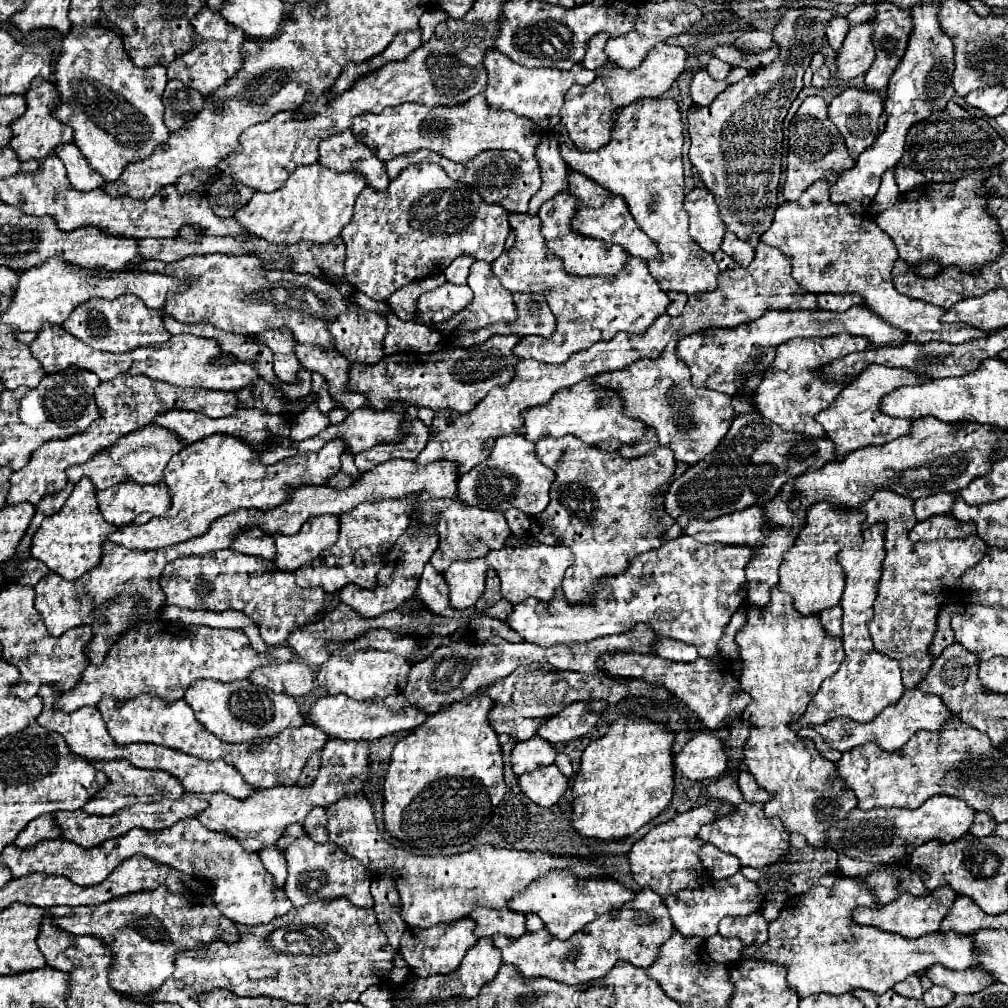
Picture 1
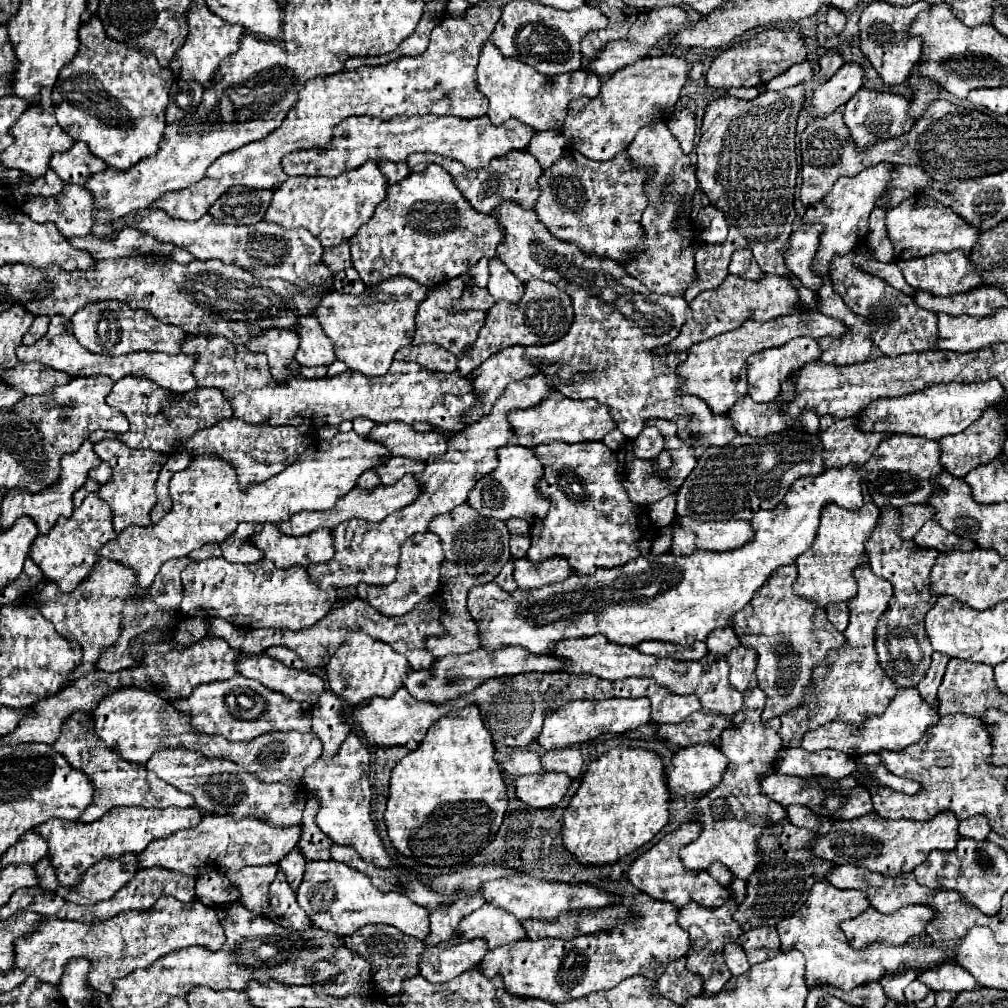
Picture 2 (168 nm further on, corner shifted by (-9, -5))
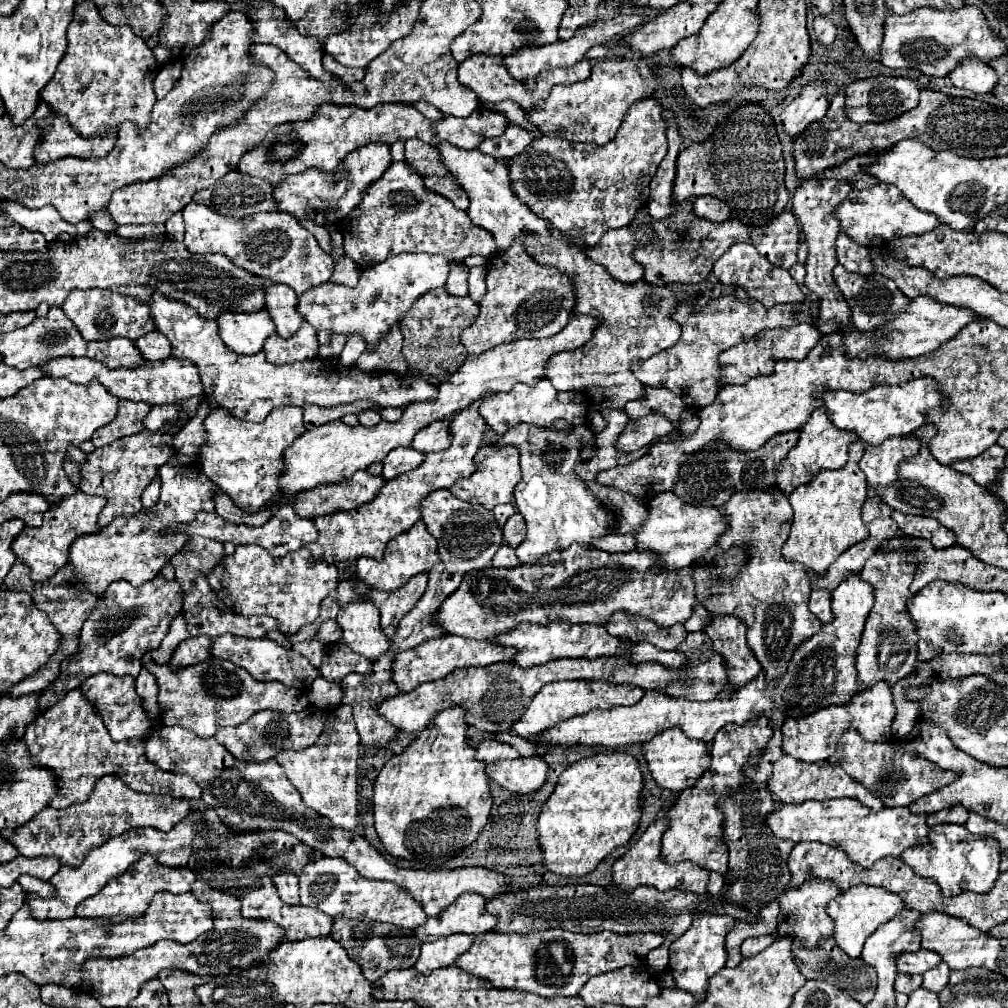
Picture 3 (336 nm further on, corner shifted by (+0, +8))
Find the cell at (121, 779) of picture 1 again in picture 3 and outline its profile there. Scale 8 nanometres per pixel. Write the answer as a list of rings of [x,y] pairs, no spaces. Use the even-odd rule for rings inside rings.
[[[80,689],[70,691],[56,707],[48,709],[44,715],[30,723],[24,733],[24,743],[36,767],[50,769],[58,781],[58,793],[48,801],[54,809],[70,807],[72,803],[82,803],[92,793],[92,785],[102,775],[118,775],[134,787],[134,791],[142,793],[158,793],[158,795],[172,795],[180,799],[200,799],[202,789],[198,783],[188,775],[168,773],[156,767],[146,759],[144,741],[142,739],[126,739],[126,741],[112,741],[108,735],[96,705],[88,701]]]

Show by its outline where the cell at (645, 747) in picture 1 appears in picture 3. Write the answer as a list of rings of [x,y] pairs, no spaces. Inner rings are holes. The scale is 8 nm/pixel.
[[[596,753],[574,765],[570,765],[558,779],[554,793],[542,805],[538,817],[538,845],[544,853],[544,867],[552,873],[566,877],[580,877],[592,873],[598,863],[616,847],[622,847],[638,829],[640,821],[640,791],[642,773],[638,761],[628,753]]]

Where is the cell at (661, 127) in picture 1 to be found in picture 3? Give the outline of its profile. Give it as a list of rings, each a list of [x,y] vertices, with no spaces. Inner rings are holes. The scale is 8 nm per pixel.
[[[628,225],[612,229],[612,233],[604,233],[594,247],[588,247],[586,255],[590,261],[602,265],[614,279],[636,283],[644,277],[644,269],[632,259],[632,247],[636,247],[636,231]]]

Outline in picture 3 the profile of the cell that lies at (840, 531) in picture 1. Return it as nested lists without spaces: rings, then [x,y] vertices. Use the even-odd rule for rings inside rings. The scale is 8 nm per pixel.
[[[860,441],[852,443],[848,449],[848,463],[842,469],[836,471],[820,471],[820,475],[816,475],[810,483],[796,487],[796,491],[792,491],[790,495],[790,503],[794,509],[794,523],[792,523],[792,535],[788,537],[788,541],[782,547],[782,555],[786,561],[790,563],[800,563],[804,567],[812,567],[818,575],[824,575],[824,571],[838,559],[838,555],[842,555],[848,547],[852,547],[852,543],[860,543],[868,537],[868,529],[862,523],[862,505],[868,497],[866,493],[866,475],[860,471],[858,461],[864,455],[864,445]]]

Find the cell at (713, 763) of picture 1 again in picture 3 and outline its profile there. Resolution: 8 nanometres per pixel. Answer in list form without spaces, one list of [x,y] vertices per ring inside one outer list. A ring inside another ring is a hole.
[[[680,727],[666,729],[666,731],[658,733],[654,739],[642,743],[642,753],[648,763],[648,771],[650,771],[652,779],[662,789],[670,789],[670,791],[684,791],[684,789],[692,787],[702,777],[702,773],[708,769],[708,763],[710,763],[708,745],[700,743],[698,739],[686,737],[680,731]]]

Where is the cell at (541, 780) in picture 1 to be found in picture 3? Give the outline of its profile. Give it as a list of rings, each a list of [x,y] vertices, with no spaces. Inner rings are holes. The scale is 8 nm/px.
[[[520,757],[516,761],[496,763],[492,781],[514,793],[532,793],[542,787],[542,783],[546,781],[546,773],[548,773],[548,763],[542,757],[534,759]]]

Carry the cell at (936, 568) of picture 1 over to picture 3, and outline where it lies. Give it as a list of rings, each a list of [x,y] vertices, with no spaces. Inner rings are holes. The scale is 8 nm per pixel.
[[[906,551],[874,553],[860,573],[860,579],[874,589],[874,607],[866,619],[862,641],[856,651],[860,691],[874,687],[878,681],[894,685],[916,669],[916,631],[912,631],[912,619],[908,619],[908,611],[904,611],[904,603],[912,599],[910,583],[916,567],[914,563],[908,563],[910,555],[912,553]]]

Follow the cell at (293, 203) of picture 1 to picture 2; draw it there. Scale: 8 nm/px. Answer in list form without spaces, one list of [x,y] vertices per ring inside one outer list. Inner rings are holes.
[[[373,160],[337,178],[293,176],[273,192],[273,200],[263,220],[283,228],[305,228],[323,244],[323,248],[331,248],[349,240],[359,226],[373,216],[375,206],[385,198],[385,192],[385,176],[381,176],[381,170]]]

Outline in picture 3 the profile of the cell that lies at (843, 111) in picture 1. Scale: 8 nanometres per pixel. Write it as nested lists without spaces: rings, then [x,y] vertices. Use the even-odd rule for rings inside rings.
[[[872,77],[872,79],[860,79],[846,87],[846,115],[854,123],[882,123],[900,117],[902,113],[914,109],[918,105],[920,87],[916,81],[908,77]]]

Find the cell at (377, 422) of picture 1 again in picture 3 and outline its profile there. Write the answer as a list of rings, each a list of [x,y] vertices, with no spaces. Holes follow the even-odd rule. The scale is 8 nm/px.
[[[436,421],[416,433],[412,447],[422,453],[434,453],[450,447],[450,441],[450,421]]]

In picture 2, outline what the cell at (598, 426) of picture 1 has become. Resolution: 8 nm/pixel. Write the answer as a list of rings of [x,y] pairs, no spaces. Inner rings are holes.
[[[553,392],[545,398],[543,404],[537,404],[527,410],[509,412],[509,422],[517,434],[517,442],[525,448],[537,448],[545,440],[563,440],[563,442],[585,442],[585,440],[603,440],[605,434],[617,428],[611,408],[599,404],[597,400],[573,400],[561,392]]]

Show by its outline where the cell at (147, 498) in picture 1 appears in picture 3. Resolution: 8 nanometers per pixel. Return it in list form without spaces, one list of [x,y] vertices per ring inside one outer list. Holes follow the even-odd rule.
[[[144,430],[94,449],[88,457],[86,463],[80,467],[80,491],[88,495],[102,495],[108,505],[100,511],[98,523],[100,527],[106,527],[112,523],[114,517],[132,517],[142,509],[140,495],[144,487],[156,477],[158,465],[164,465],[170,457],[174,455],[174,445],[172,445],[172,435],[158,431],[150,433]]]

